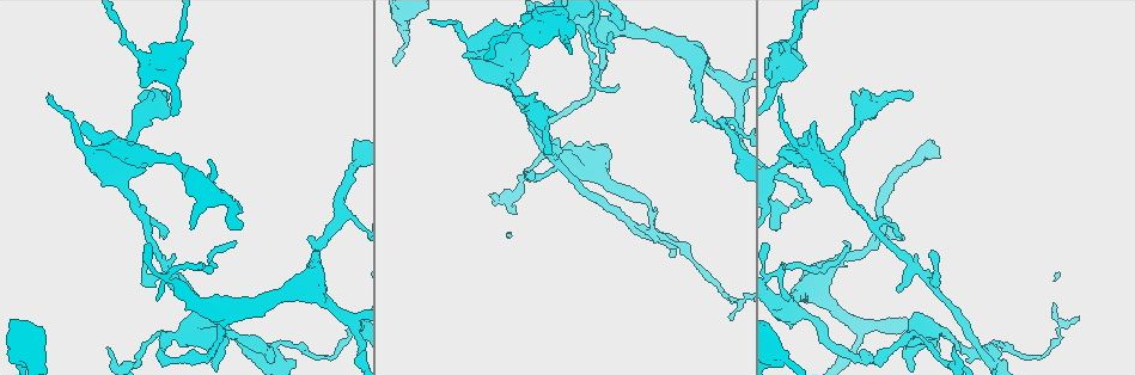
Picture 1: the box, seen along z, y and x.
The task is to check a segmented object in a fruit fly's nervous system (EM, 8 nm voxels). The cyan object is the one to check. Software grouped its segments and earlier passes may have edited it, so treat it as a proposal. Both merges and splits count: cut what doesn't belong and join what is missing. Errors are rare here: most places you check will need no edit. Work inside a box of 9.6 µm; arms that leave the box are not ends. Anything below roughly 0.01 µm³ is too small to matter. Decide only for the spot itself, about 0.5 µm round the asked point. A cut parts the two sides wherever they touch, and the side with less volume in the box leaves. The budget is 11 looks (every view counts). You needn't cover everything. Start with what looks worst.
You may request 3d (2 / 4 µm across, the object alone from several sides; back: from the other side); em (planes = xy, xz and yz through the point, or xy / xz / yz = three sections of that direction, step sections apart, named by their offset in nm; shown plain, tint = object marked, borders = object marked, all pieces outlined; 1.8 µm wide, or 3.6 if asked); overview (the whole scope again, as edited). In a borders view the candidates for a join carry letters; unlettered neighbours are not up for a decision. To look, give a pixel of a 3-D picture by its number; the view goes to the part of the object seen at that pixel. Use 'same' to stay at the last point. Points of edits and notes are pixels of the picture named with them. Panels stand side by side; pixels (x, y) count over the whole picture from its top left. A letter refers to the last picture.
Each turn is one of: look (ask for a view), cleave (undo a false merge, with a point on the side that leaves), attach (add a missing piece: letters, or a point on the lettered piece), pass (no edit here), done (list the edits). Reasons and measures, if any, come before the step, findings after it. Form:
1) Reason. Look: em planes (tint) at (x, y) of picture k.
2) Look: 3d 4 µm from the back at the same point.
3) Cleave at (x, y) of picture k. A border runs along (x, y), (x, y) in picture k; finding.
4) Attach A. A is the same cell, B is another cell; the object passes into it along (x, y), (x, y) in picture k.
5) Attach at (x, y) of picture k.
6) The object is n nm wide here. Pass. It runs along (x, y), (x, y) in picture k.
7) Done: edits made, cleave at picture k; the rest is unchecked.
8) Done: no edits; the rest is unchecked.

Look: 3d 4 µm at (651, 226) of picture 1.

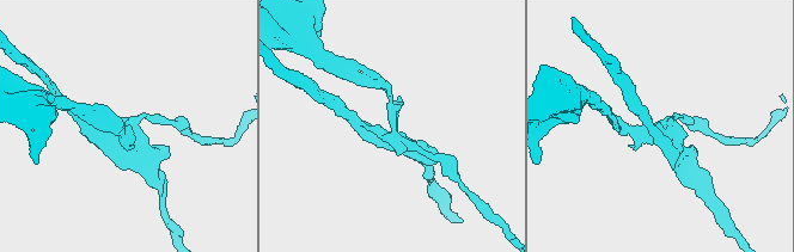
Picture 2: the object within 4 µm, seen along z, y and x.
Look: em 3.6 µm planes (borders) at (666, 132) of picture 2.

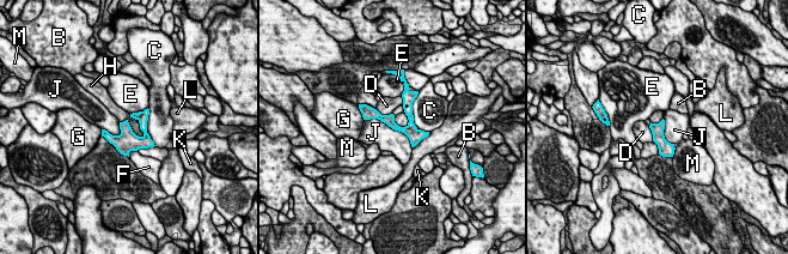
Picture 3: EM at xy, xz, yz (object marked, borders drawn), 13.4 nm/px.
4 arms meet here. Cleave at (415, 137) of picture 3. B, C, D, E, F, G, H, J, K, L and M are other cells; the part that leaves runs along (364, 107), (410, 134), (423, 134) in picture 3; a second neuron is stuck on.

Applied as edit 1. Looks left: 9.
Look: overview.

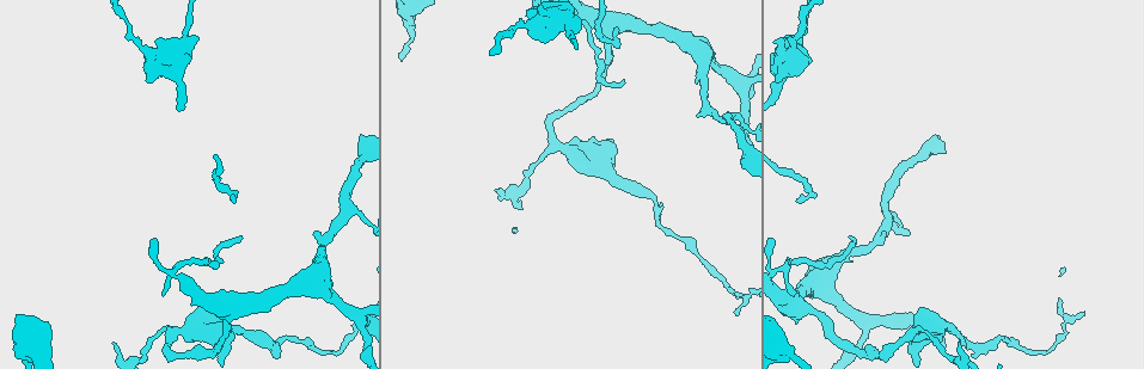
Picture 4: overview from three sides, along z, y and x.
Thin end. Look: 3d 4 µm at (615, 28) of picture 4.

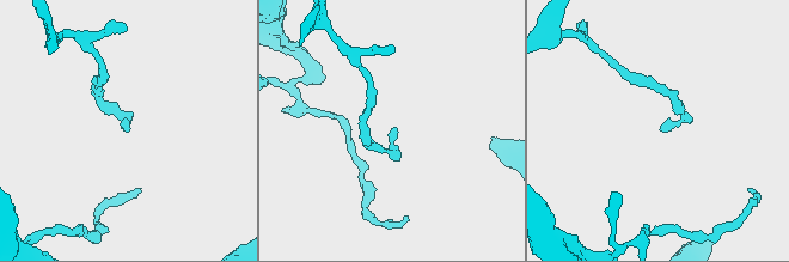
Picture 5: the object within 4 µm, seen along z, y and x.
Look: em planes (tint) at (392, 129) of picture 5.

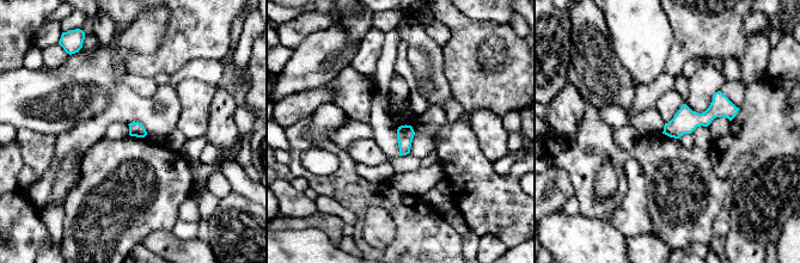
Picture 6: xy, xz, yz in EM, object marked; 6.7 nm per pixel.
What lies round it. Look: em planes (borders) at the same point.

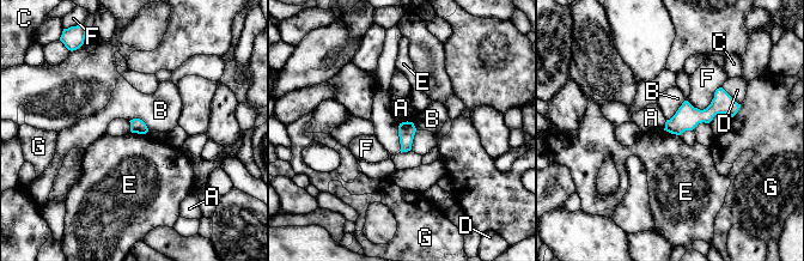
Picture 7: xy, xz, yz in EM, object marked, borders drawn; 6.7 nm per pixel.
Pass. A, B, C, D, E, F and G are other cells; a border runs along (131, 131), (145, 134) in picture 7; no lettered piece goes on from it.

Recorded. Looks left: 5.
Calibre changes. Look: 3d 2 µm at (187, 27) of picture 4.

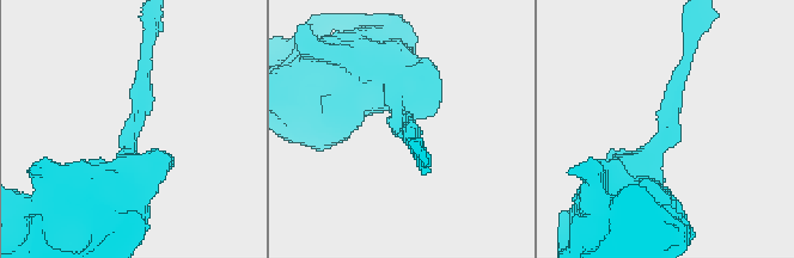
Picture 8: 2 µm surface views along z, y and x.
Look: em planes (borders) at (670, 122) of picture 8.

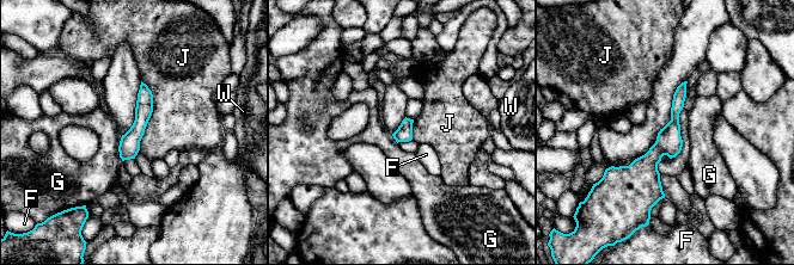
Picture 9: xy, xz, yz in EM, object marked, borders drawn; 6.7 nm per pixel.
The object is 110 nm wide here. Pass. F, G, J and W are other cells; it runs along (683, 86), (669, 140), (651, 159), (652, 201) in picture 9; one neuron here.

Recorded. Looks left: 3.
Done: edits made, cleave at picture 3; the rest is unchecked.

